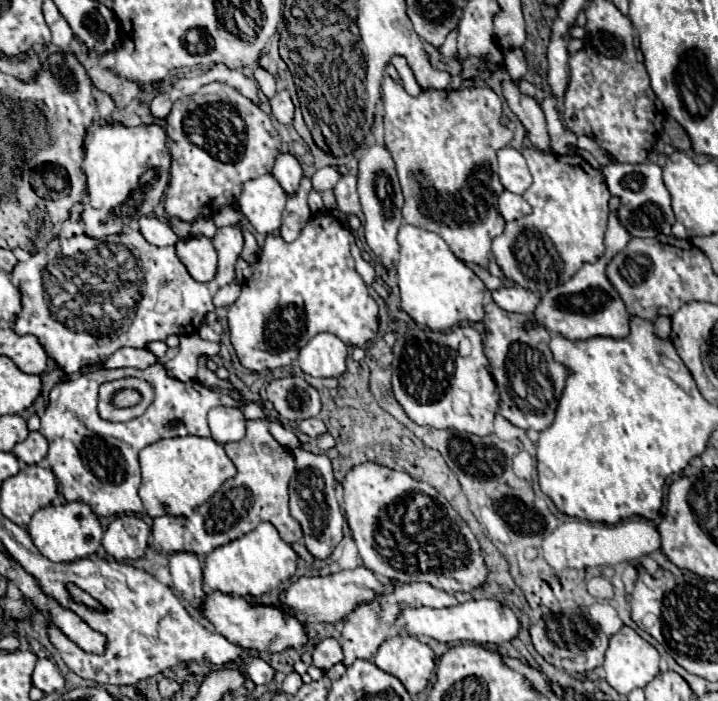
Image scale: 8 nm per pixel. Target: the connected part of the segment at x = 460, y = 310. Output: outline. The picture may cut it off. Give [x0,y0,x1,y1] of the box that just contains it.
[398,224,484,332]

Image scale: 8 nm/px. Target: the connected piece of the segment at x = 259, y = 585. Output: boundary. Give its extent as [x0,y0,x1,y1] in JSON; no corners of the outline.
[204,522,296,600]

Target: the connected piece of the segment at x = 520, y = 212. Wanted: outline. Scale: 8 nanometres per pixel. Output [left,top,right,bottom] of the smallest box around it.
[498,190,532,222]

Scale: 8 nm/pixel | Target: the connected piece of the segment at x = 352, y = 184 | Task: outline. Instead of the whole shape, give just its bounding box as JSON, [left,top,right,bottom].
[334,176,360,216]

